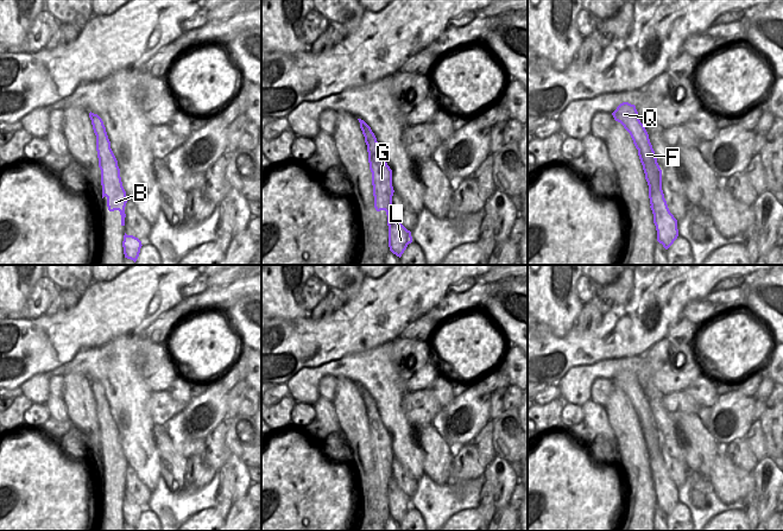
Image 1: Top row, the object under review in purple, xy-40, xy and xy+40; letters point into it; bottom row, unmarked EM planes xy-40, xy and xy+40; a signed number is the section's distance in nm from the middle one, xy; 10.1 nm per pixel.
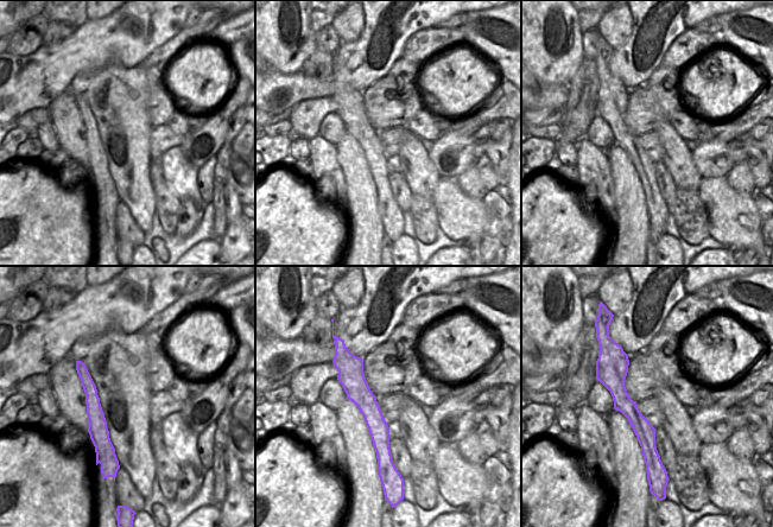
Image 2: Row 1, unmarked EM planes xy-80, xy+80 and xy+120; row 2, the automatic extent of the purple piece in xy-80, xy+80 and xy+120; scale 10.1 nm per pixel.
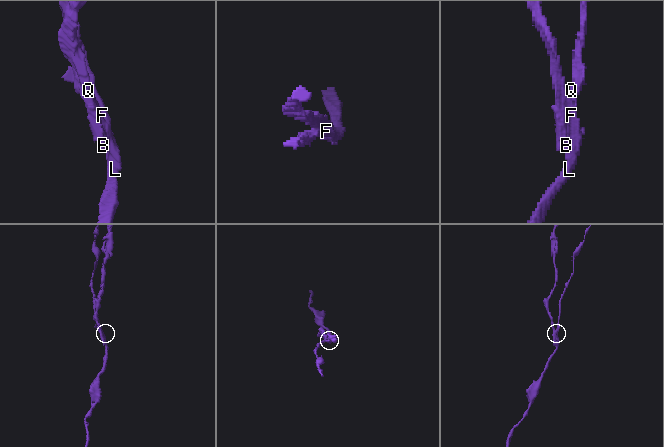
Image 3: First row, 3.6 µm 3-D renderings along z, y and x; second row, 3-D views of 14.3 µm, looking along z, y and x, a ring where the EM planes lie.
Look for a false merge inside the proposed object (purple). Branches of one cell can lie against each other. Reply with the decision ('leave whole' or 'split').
split

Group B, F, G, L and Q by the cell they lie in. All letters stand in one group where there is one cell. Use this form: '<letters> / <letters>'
B G / F L Q

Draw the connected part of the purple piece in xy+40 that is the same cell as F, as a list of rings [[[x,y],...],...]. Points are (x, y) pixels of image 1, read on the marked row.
[[[620,103],[612,113],[615,121],[620,122],[630,133],[643,165],[648,182],[650,204],[657,230],[657,241],[668,249],[678,236],[677,220],[670,213],[662,190],[662,170],[657,163],[655,151],[644,125],[639,120],[634,105]]]

